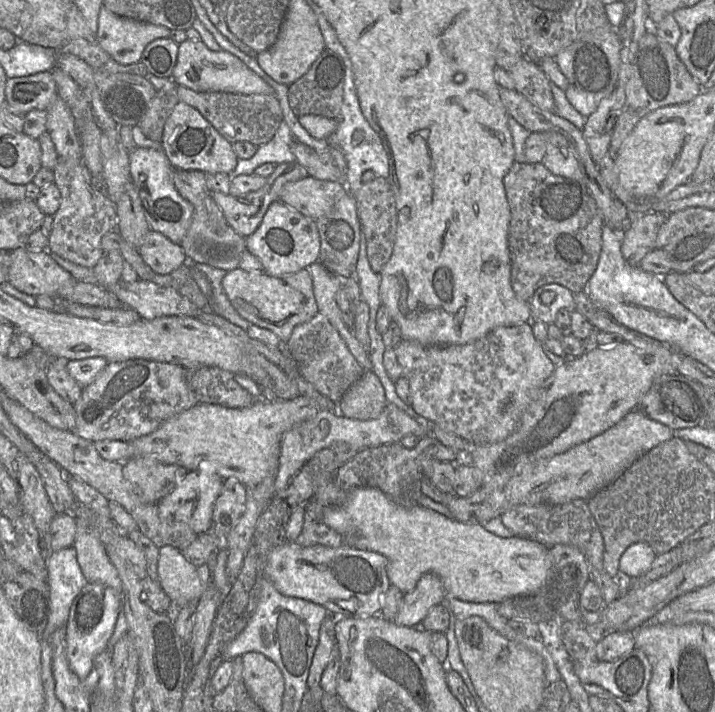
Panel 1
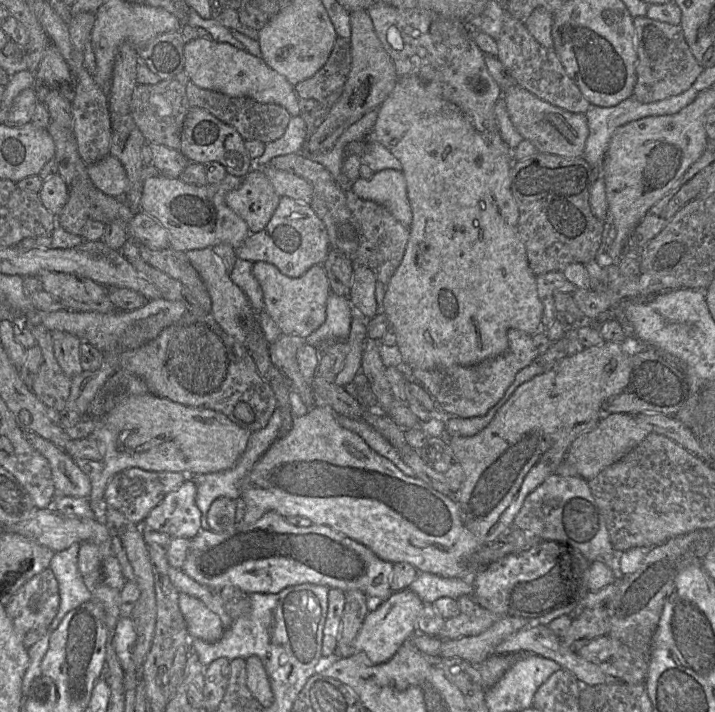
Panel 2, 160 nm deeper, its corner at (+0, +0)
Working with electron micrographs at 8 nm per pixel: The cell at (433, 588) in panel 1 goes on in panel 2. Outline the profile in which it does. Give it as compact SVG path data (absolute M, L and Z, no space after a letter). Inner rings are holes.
M410 589L391 592L388 598L375 610L370 611L355 637L351 655L364 654L372 664L388 661L416 632L416 623L424 607L424 602Z

